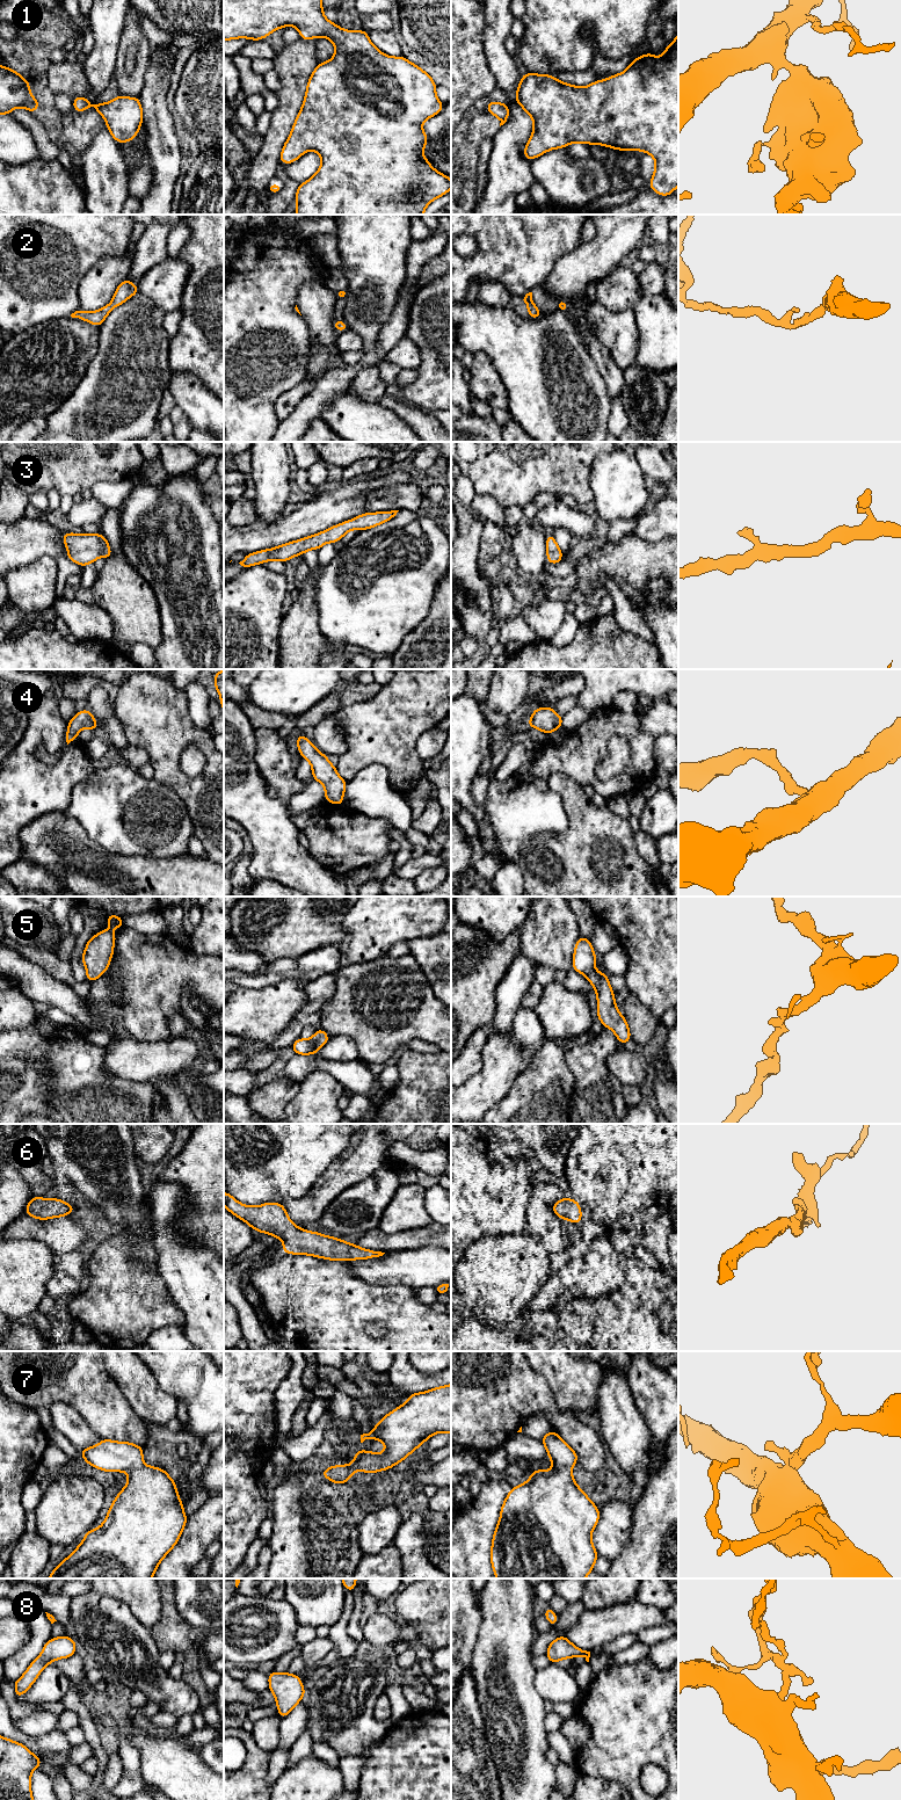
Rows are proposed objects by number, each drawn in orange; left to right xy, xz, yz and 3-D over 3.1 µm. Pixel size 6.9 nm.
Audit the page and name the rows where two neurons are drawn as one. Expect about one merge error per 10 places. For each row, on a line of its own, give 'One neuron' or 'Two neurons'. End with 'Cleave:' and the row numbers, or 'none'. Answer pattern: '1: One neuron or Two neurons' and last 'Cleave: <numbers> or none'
1: One neuron
2: One neuron
3: One neuron
4: One neuron
5: One neuron
6: One neuron
7: One neuron
8: One neuron
Cleave: none

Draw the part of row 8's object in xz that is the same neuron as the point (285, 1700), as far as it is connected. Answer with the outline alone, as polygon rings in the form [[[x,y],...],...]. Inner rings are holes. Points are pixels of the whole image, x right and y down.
[[[271,1671],[268,1674],[268,1679],[268,1689],[275,1696],[279,1718],[283,1719],[306,1694],[304,1685],[297,1674]]]

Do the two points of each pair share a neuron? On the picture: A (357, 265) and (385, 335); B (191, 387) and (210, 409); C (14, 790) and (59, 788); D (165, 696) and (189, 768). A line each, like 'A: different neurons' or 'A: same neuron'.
A: different neurons
B: same neuron
C: same neuron
D: different neurons

